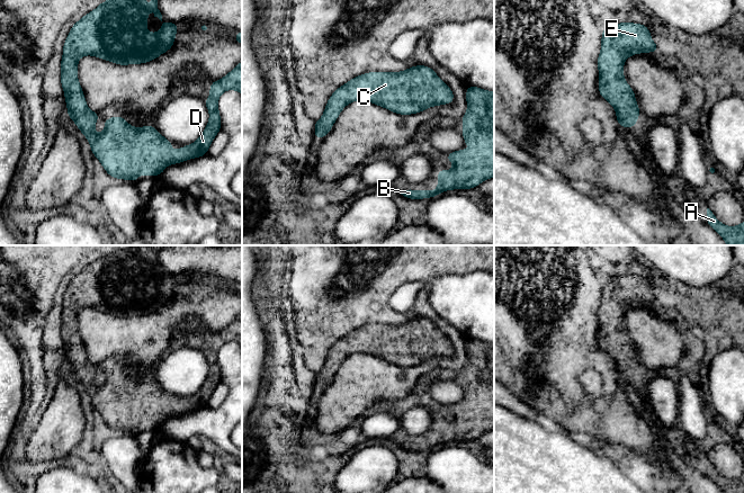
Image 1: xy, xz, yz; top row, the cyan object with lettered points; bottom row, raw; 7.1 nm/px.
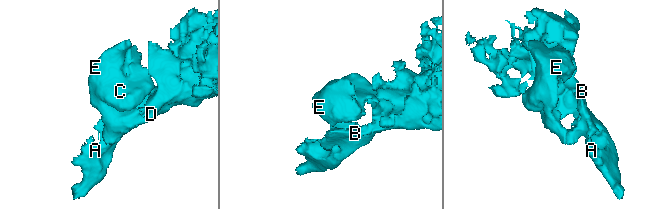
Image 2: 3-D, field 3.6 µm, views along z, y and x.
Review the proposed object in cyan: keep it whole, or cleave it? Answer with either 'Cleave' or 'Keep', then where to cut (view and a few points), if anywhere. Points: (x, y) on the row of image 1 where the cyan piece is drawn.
Keep. No split

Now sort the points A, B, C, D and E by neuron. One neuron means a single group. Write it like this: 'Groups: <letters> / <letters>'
Groups: A B C D E

